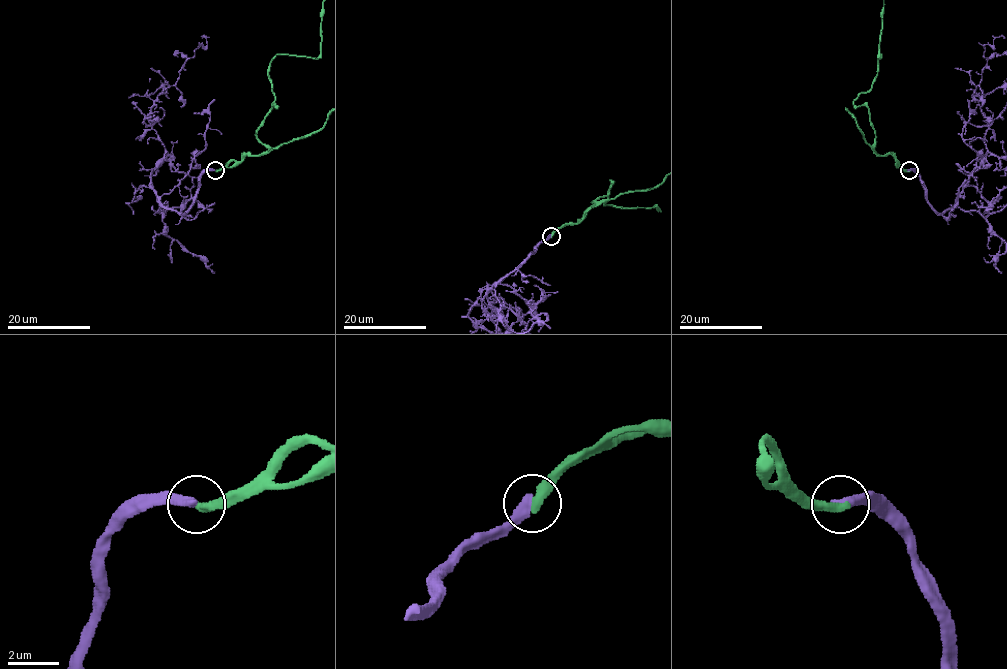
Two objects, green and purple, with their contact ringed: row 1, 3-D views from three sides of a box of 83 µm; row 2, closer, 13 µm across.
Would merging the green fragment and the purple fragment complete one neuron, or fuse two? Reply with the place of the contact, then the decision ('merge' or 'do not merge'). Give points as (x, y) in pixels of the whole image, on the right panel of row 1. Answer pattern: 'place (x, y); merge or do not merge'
place (909, 170); merge

